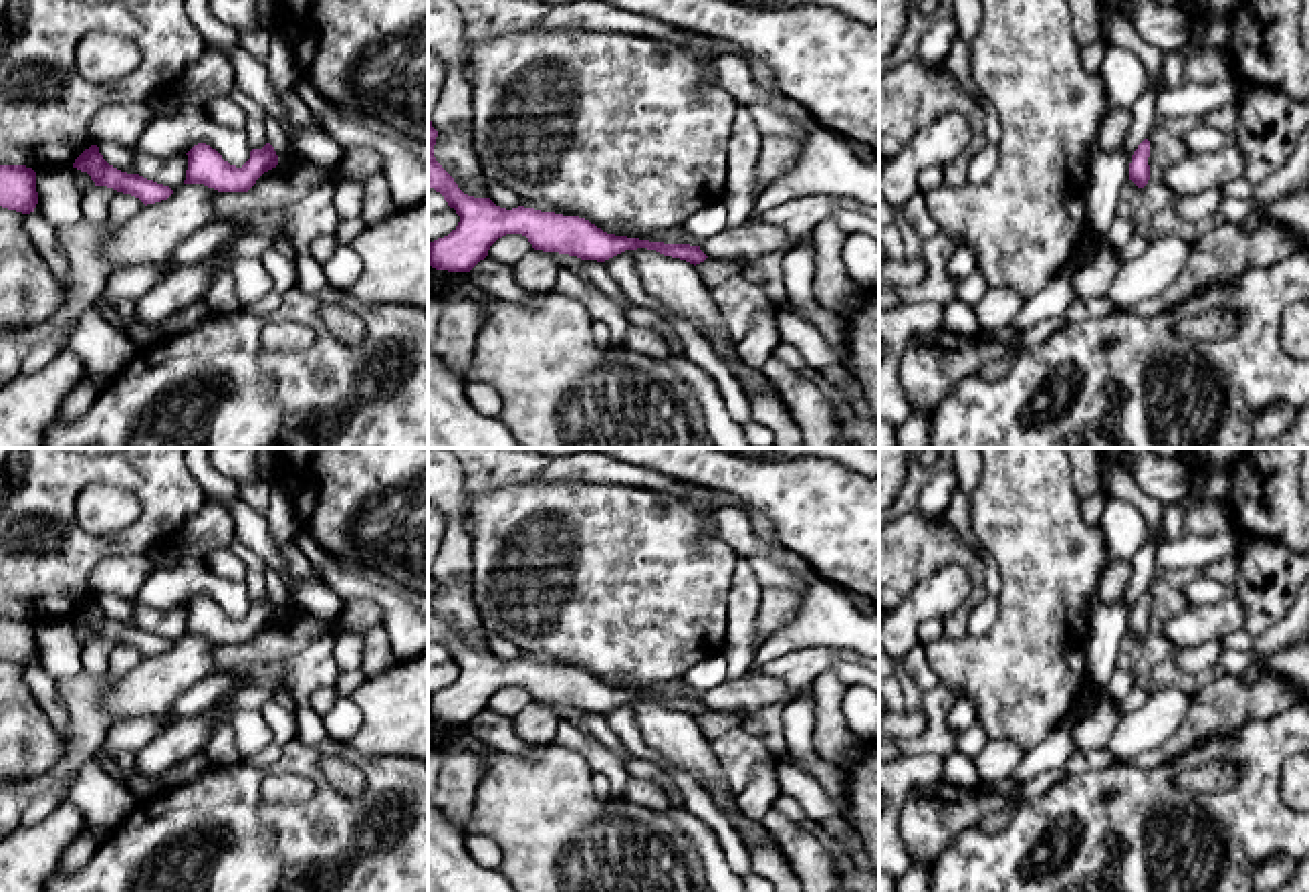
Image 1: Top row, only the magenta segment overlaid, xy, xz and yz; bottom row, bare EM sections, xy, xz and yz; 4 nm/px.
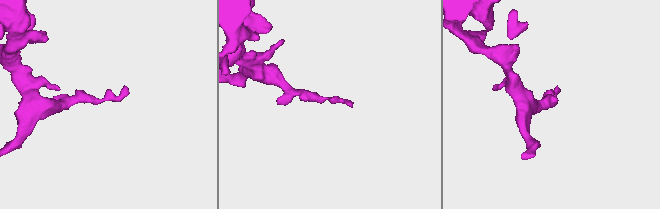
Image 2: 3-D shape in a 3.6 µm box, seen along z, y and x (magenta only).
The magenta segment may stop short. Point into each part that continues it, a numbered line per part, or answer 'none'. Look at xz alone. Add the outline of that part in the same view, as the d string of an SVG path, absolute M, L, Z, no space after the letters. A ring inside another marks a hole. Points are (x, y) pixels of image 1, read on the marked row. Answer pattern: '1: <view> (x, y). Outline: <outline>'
none

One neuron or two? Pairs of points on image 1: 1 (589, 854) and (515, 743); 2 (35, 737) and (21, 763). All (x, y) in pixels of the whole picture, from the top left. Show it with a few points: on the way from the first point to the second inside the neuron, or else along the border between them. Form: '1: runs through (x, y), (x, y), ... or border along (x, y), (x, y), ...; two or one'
1: border along (477, 737), (513, 753), (529, 753), (533, 749); two
2: runs through (29, 743), (21, 757); one

